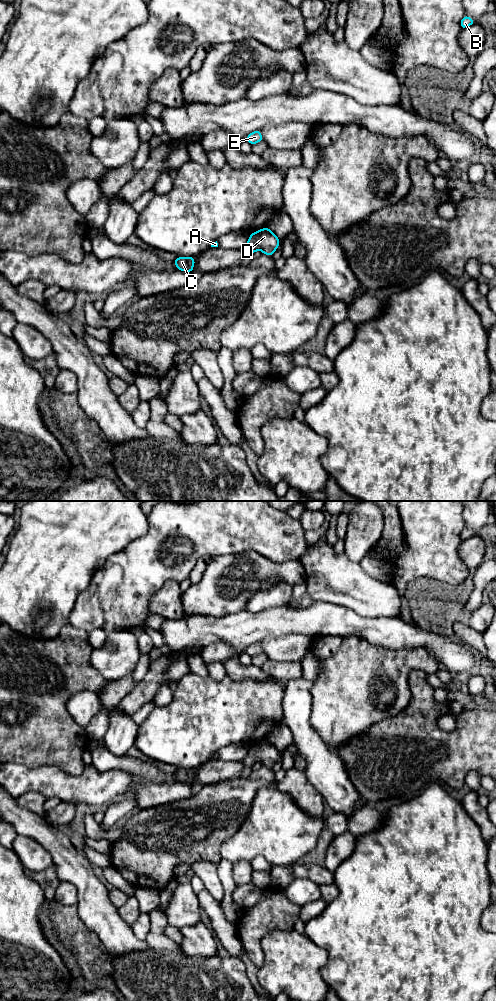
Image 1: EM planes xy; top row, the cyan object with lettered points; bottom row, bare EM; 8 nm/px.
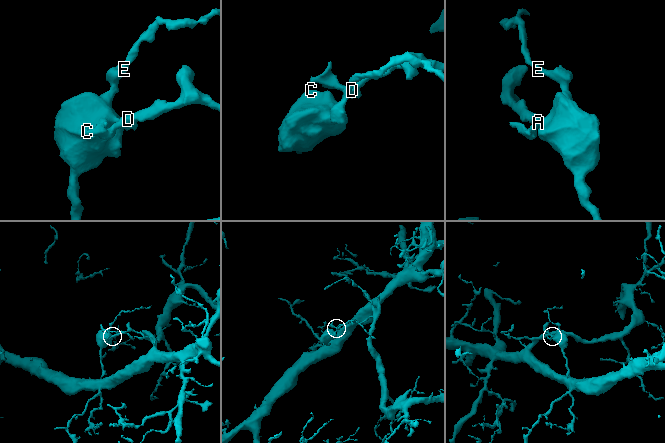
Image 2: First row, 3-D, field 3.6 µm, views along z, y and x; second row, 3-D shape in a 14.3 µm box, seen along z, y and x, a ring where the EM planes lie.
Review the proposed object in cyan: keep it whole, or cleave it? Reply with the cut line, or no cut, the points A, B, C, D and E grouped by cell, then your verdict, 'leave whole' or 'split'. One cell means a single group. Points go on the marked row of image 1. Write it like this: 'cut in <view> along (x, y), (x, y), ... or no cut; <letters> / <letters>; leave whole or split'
cut in xy along (274, 249), (257, 248), (255, 250); A B C E / D; split

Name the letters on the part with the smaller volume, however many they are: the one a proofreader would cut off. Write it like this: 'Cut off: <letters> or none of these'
Cut off: A, B, C, E

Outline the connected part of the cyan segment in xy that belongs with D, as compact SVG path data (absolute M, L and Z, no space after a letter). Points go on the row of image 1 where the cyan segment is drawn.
M264 227L251 233L247 244L240 250L244 255L252 255L257 249L269 248L276 250L279 244L278 237L268 227Z

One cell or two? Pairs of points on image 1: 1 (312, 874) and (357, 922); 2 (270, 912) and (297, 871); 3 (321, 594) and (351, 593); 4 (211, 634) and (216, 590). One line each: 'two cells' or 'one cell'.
1: two cells
2: two cells
3: one cell
4: two cells

